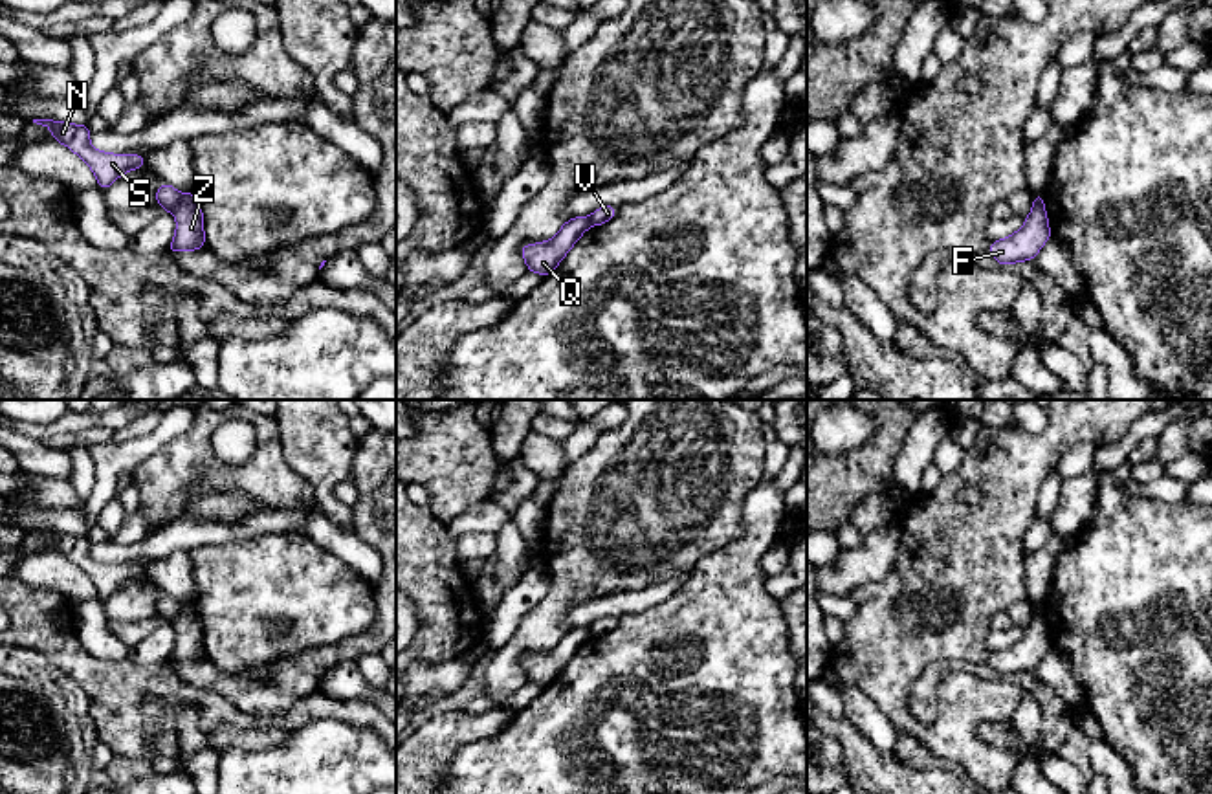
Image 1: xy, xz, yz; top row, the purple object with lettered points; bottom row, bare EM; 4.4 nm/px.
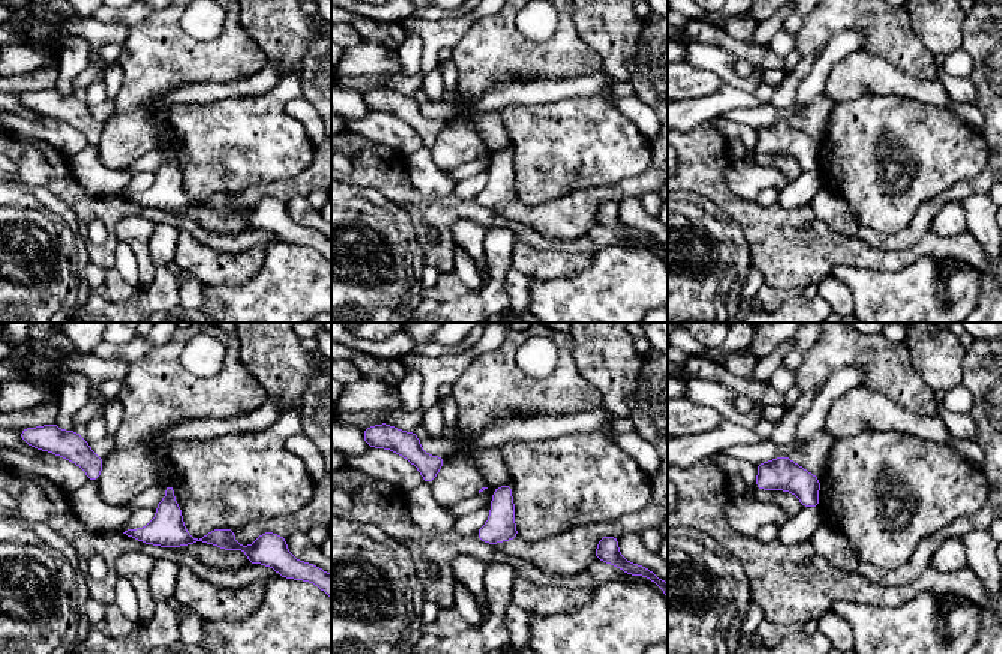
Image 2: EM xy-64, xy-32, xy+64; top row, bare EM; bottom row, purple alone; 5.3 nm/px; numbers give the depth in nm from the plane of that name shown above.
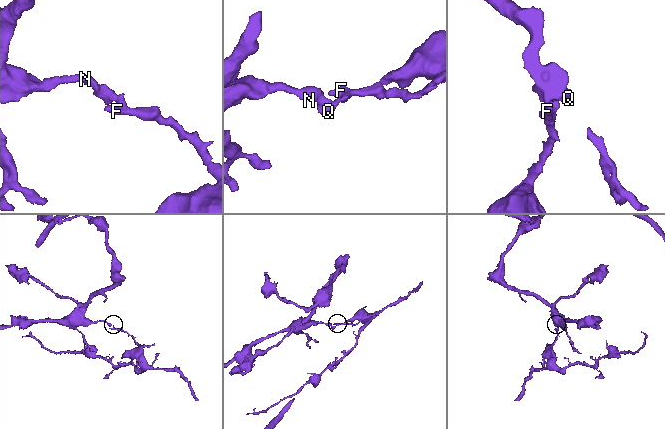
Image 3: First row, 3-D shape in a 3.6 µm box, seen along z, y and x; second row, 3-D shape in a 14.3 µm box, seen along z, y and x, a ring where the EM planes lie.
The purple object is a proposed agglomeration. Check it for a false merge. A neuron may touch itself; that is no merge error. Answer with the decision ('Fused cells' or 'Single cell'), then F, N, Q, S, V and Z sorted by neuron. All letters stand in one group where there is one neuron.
Fused cells. Groups: F V Z / N Q S

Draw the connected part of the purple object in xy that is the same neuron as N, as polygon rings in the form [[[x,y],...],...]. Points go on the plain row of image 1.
[[[33,530],[33,534],[50,537],[51,548],[73,561],[97,589],[99,600],[108,600],[127,581],[138,581],[145,576],[143,565],[110,565],[95,561],[90,556],[90,539],[86,535],[62,534],[55,530]]]

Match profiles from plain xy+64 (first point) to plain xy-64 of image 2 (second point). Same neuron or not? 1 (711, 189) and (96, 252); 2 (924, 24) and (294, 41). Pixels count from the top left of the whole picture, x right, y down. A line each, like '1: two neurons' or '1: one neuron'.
1: one neuron
2: one neuron

